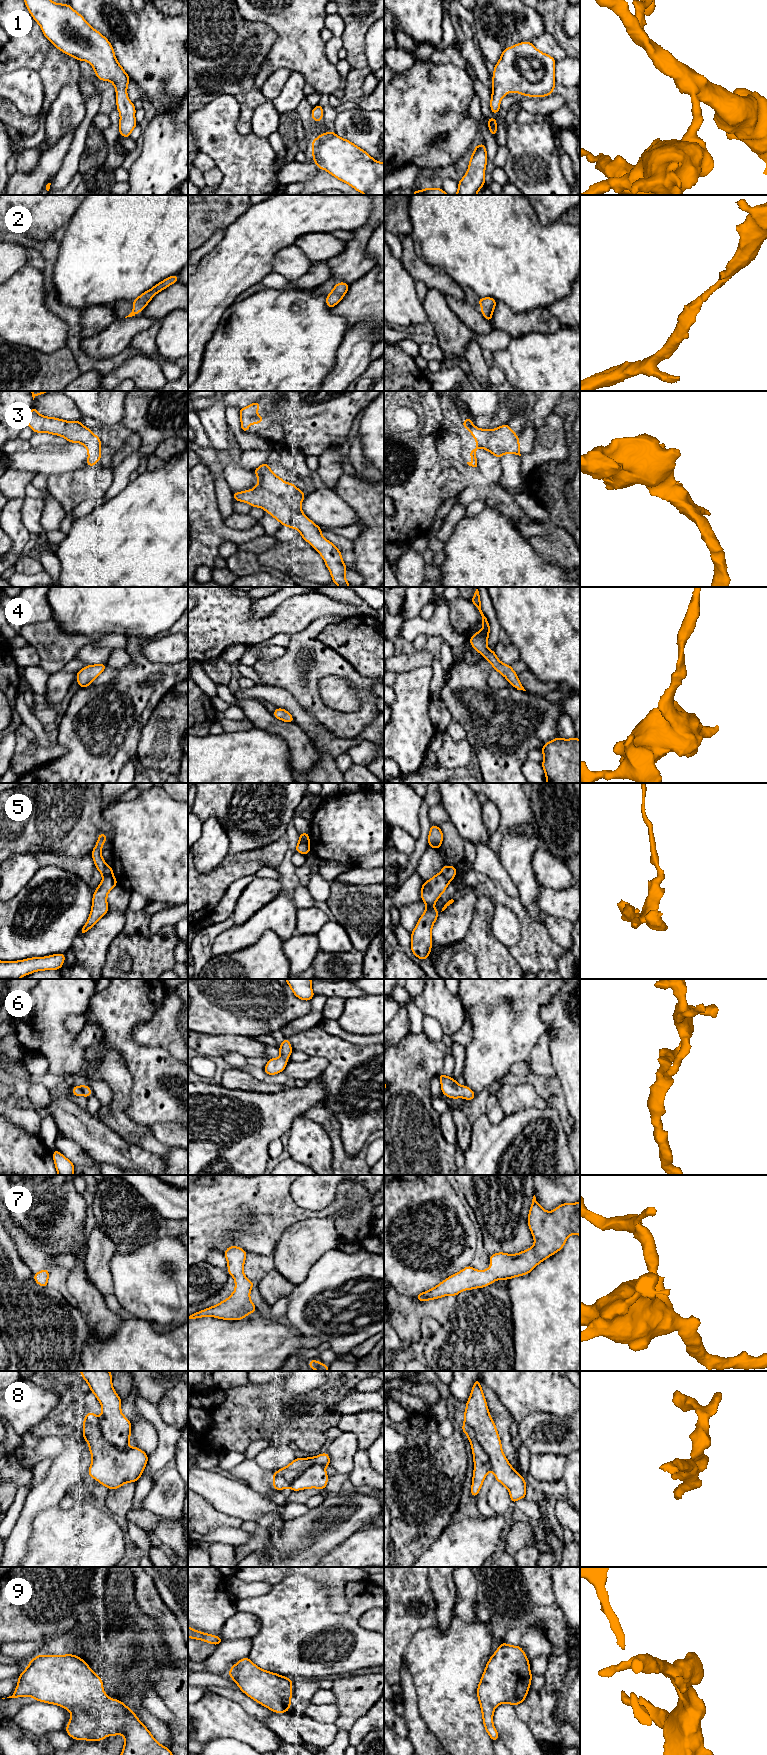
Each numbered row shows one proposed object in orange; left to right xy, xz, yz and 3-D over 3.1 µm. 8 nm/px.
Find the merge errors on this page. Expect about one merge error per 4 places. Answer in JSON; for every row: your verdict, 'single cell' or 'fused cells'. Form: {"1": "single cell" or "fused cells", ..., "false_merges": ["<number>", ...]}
{"1": "single cell", "2": "single cell", "3": "single cell", "4": "single cell", "5": "fused cells", "6": "single cell", "7": "single cell", "8": "fused cells", "9": "single cell", "false_merges": ["5", "8"]}

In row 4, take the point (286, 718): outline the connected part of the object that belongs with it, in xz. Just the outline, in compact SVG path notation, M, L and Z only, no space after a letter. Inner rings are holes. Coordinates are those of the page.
M276 708L273 712L273 716L287 723L294 722L293 716L287 710L282 708Z

